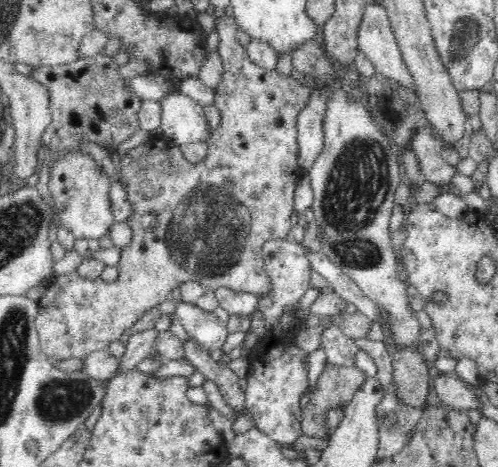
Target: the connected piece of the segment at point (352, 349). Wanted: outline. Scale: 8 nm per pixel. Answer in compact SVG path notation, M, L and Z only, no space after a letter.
M332 325L321 334L321 345L326 361L339 366L355 366L354 354L359 351L355 340L346 336L337 325Z

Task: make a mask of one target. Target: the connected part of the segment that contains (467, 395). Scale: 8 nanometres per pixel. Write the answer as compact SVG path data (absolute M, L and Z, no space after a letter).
M438 375L432 384L432 390L436 390L438 398L444 402L445 407L456 408L464 412L481 409L478 396L468 389L464 381L457 376Z

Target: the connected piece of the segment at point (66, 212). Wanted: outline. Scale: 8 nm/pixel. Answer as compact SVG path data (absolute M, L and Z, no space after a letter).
M70 152L64 155L65 157L54 165L48 182L50 196L54 199L58 225L67 228L76 239L99 240L114 224L107 198L112 181L104 172L100 172L89 154L78 155Z

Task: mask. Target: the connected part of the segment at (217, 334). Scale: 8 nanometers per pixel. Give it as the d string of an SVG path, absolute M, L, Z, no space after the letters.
M181 300L175 314L189 334L189 338L198 343L206 353L221 349L228 335L227 323L221 322L213 313L203 312L194 303Z

